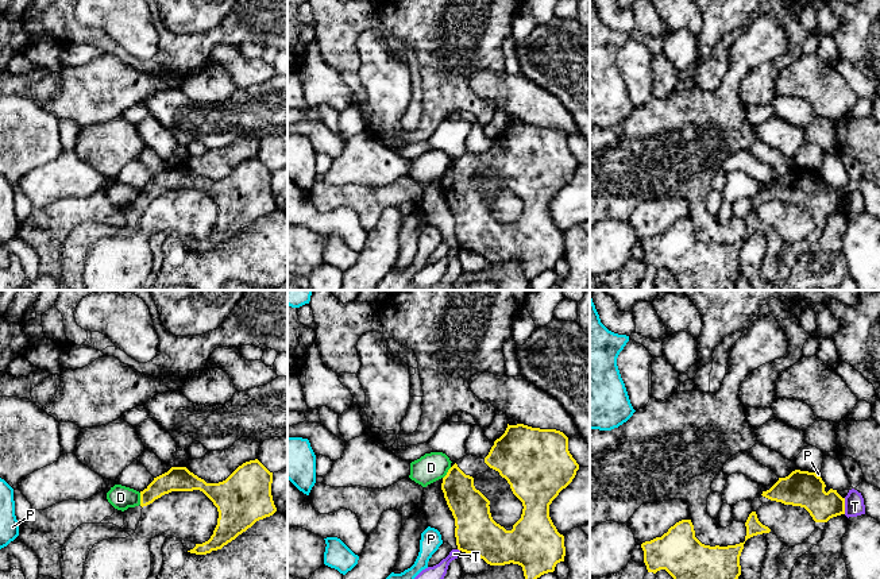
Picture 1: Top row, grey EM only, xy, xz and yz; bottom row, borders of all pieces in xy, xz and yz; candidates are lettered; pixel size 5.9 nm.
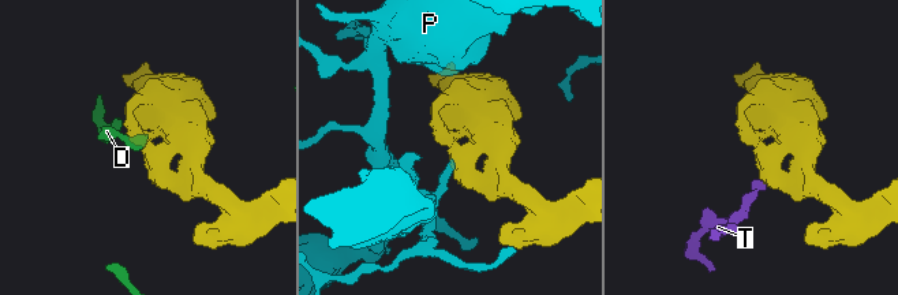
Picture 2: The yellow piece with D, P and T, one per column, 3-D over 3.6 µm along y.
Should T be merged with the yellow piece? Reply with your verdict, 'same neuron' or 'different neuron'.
different neuron

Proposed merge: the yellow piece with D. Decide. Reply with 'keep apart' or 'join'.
keep apart

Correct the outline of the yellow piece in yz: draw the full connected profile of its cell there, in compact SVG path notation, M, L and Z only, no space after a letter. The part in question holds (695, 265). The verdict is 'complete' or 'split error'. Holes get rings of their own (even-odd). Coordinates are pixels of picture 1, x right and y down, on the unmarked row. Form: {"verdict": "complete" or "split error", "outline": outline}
{"verdict": "complete", "outline": "M682 217L661 235L641 242L648 270L665 267L675 278L680 290L737 290L741 273L740 254L744 240L727 244L710 244L695 235L691 217Z"}

